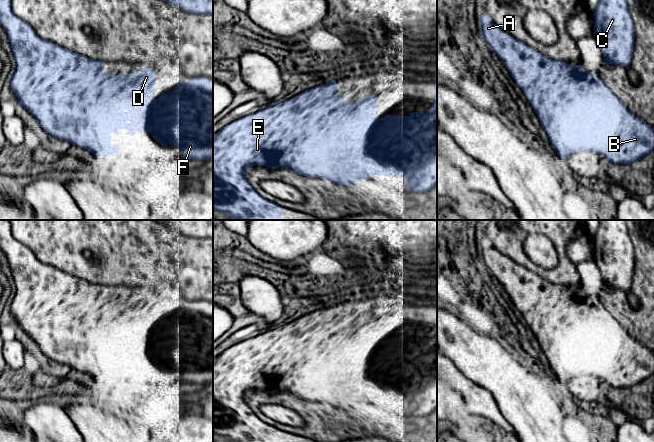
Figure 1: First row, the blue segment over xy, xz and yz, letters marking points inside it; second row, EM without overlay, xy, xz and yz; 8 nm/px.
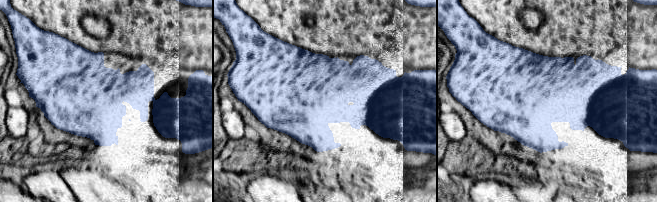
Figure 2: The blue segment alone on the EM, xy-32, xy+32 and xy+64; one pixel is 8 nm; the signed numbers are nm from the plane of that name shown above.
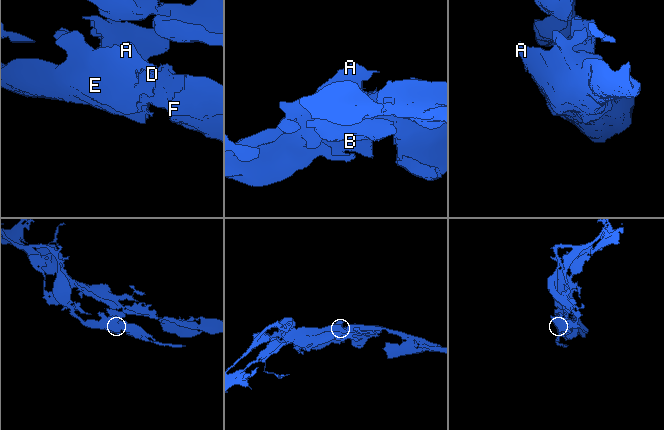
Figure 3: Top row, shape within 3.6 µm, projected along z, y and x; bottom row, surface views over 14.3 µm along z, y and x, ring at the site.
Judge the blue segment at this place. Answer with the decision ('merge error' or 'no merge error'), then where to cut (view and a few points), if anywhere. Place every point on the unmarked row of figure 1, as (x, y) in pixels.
no merge error; cut none

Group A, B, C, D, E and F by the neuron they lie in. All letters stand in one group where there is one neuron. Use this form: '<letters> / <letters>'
A B C D E F

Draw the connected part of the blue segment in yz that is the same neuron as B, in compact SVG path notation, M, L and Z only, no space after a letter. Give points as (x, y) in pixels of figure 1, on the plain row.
M487 237L479 240L479 245L482 248L481 260L501 283L517 309L523 314L547 357L550 368L561 383L568 383L569 380L581 375L594 375L605 379L608 386L631 388L653 375L654 352L635 341L602 303L600 304L594 301L591 296L584 294L581 288L573 290L564 285L553 284L516 264L499 253Z

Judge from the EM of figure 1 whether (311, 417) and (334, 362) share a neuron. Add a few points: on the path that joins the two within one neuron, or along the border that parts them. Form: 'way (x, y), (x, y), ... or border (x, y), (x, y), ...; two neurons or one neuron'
border (294, 396), (320, 403); two neurons

